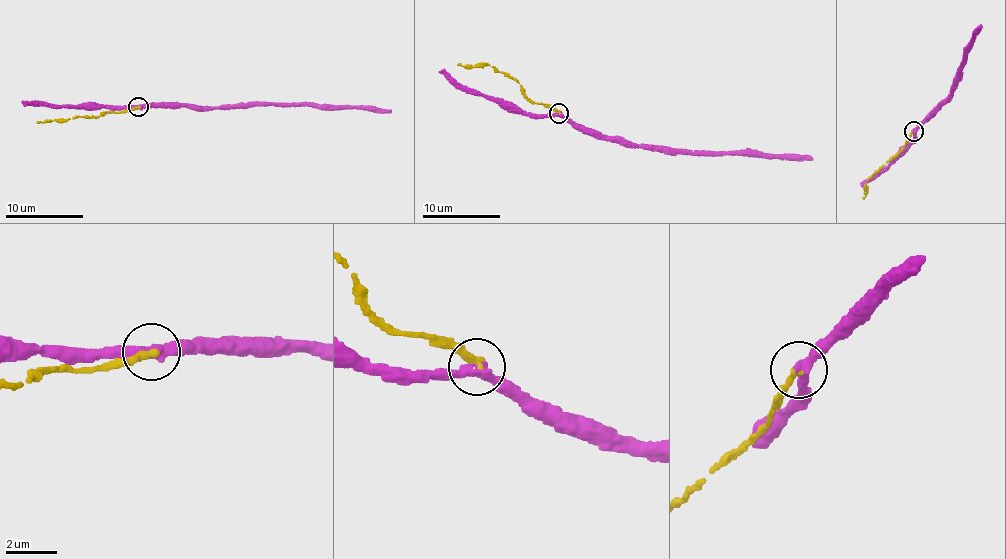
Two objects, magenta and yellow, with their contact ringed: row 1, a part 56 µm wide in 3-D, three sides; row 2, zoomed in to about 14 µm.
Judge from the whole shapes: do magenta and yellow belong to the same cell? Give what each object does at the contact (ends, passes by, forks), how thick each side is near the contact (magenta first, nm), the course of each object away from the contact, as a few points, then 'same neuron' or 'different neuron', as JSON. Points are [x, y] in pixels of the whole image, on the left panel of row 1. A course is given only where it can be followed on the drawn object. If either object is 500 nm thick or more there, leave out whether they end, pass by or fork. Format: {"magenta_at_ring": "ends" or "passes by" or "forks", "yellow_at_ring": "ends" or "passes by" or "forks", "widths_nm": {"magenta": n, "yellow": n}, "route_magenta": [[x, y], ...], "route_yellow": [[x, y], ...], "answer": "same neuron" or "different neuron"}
{"magenta_at_ring": "passes by", "yellow_at_ring": "ends", "widths_nm": {"magenta": 360, "yellow": 320}, "route_magenta": [[138, 106], [158, 103], [215, 108], [265, 104], [391, 109]], "route_yellow": [[138, 108], [111, 112], [96, 117], [76, 116], [36, 122]], "answer": "different neuron"}

